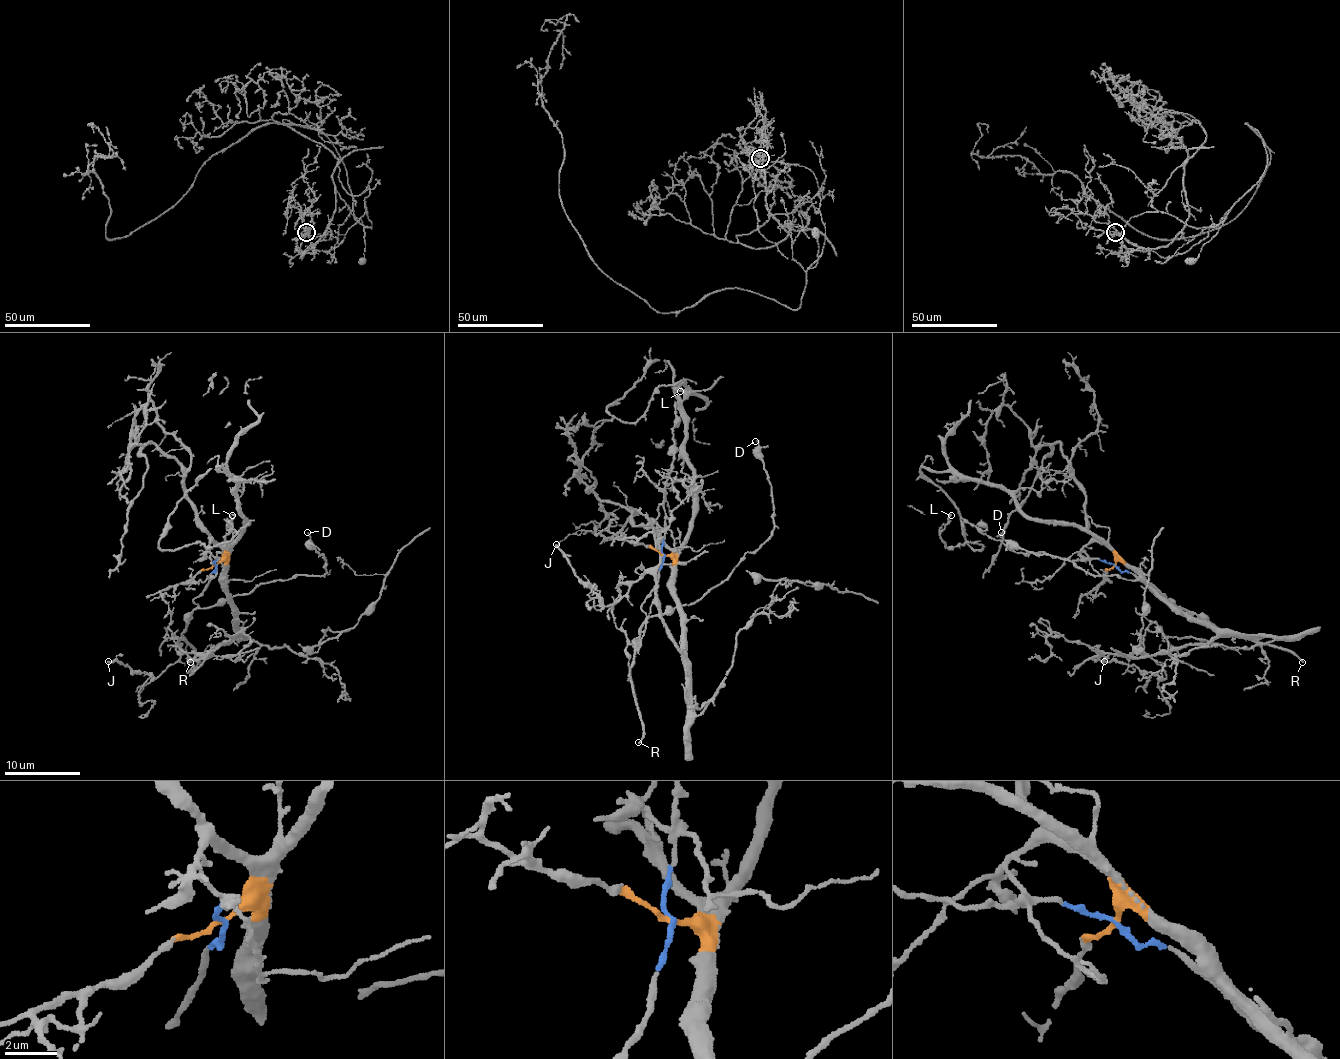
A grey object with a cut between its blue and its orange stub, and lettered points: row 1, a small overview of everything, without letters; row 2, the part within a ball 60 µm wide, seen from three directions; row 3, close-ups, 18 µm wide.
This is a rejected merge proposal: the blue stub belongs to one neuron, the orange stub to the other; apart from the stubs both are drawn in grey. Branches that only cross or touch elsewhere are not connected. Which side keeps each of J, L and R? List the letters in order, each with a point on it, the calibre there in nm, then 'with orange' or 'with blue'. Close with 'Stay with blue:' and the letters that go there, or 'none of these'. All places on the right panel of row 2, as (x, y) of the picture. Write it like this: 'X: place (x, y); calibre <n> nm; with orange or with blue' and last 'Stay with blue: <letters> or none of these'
J: place (1104, 661); calibre 200 nm; with orange
L: place (951, 515); calibre 180 nm; with orange
R: place (1302, 662); calibre 160 nm; with blue
Stay with blue: R

